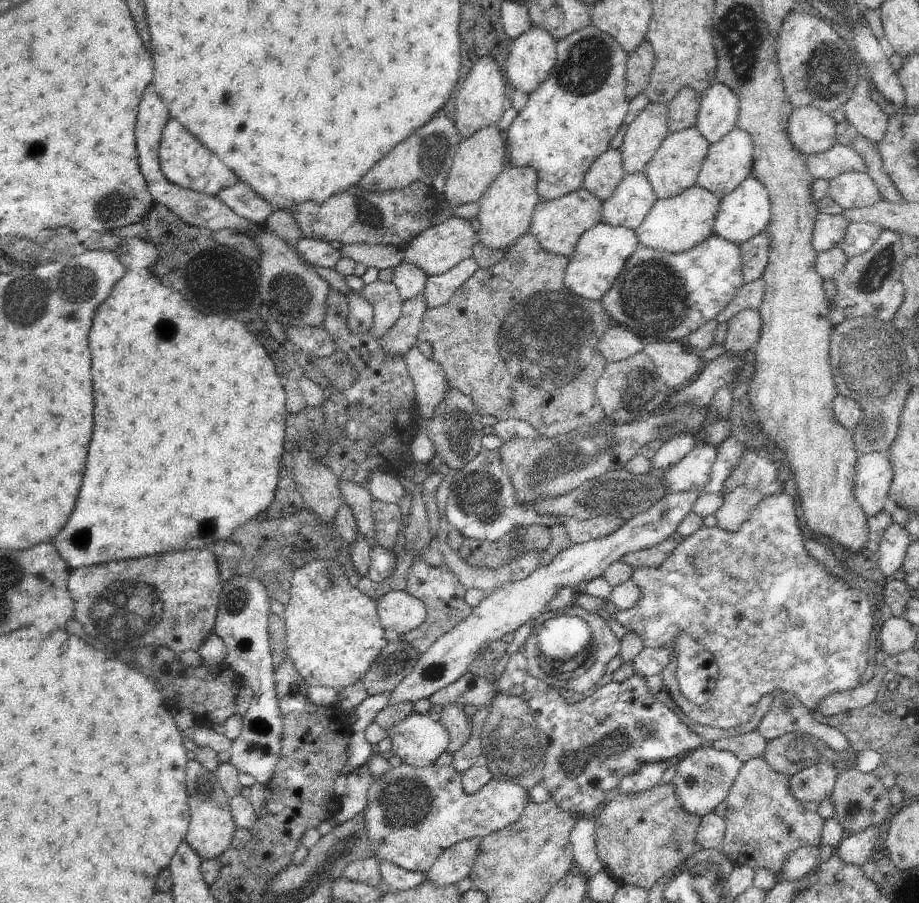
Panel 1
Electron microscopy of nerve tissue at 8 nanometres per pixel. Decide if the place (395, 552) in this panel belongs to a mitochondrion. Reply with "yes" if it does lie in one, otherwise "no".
no

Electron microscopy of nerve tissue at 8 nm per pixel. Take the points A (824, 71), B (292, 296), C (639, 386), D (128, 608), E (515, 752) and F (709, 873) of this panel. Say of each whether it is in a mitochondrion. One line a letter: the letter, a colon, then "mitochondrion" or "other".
A: mitochondrion
B: mitochondrion
C: mitochondrion
D: mitochondrion
E: mitochondrion
F: mitochondrion

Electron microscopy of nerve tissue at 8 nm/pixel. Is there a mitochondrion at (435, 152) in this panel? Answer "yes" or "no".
yes

